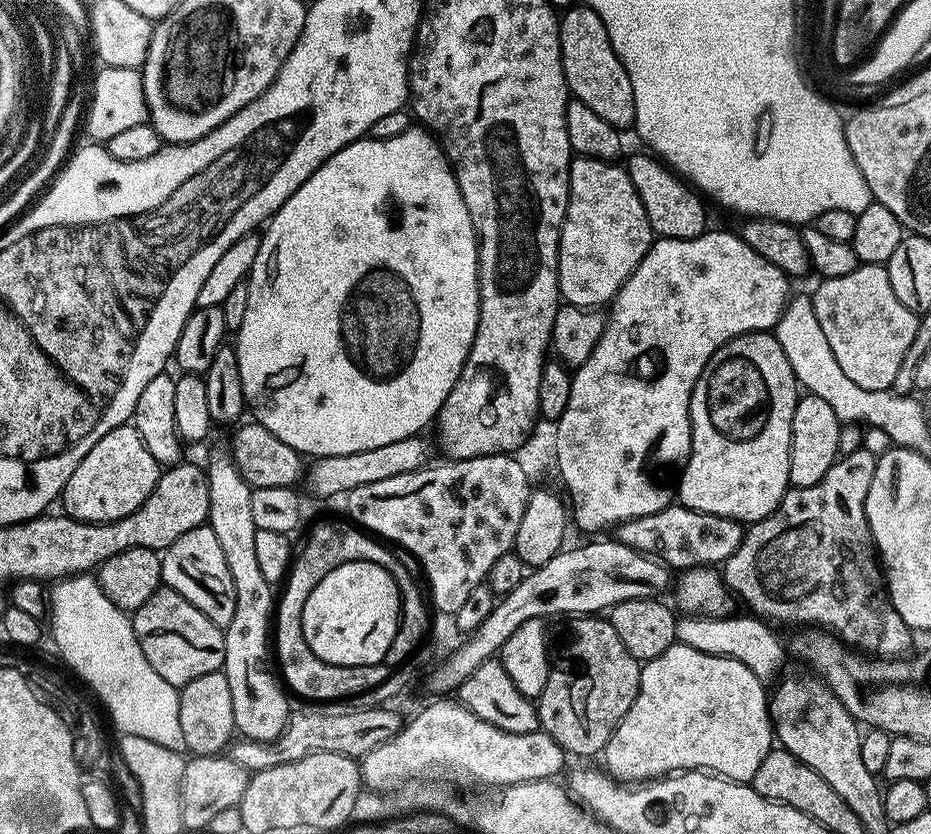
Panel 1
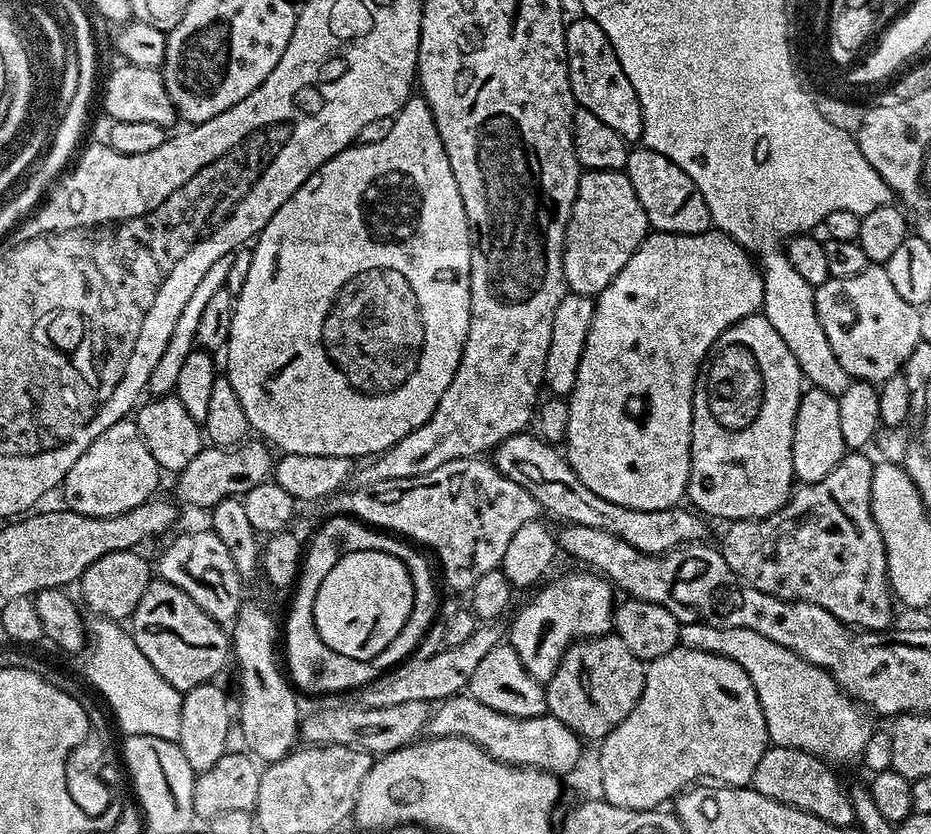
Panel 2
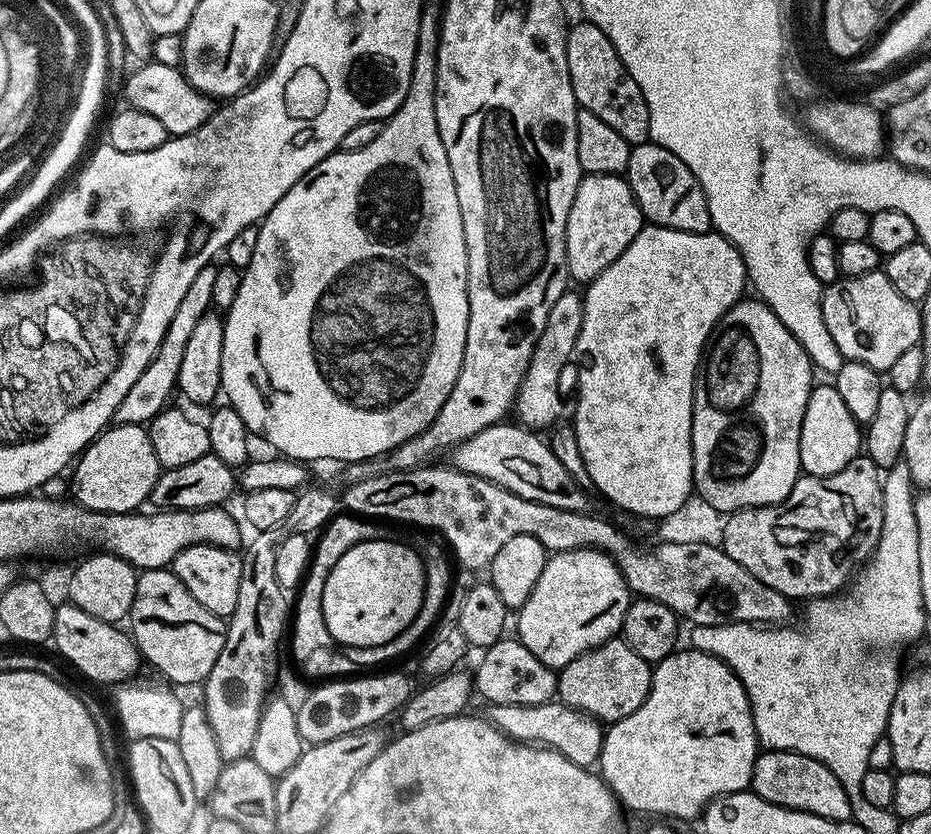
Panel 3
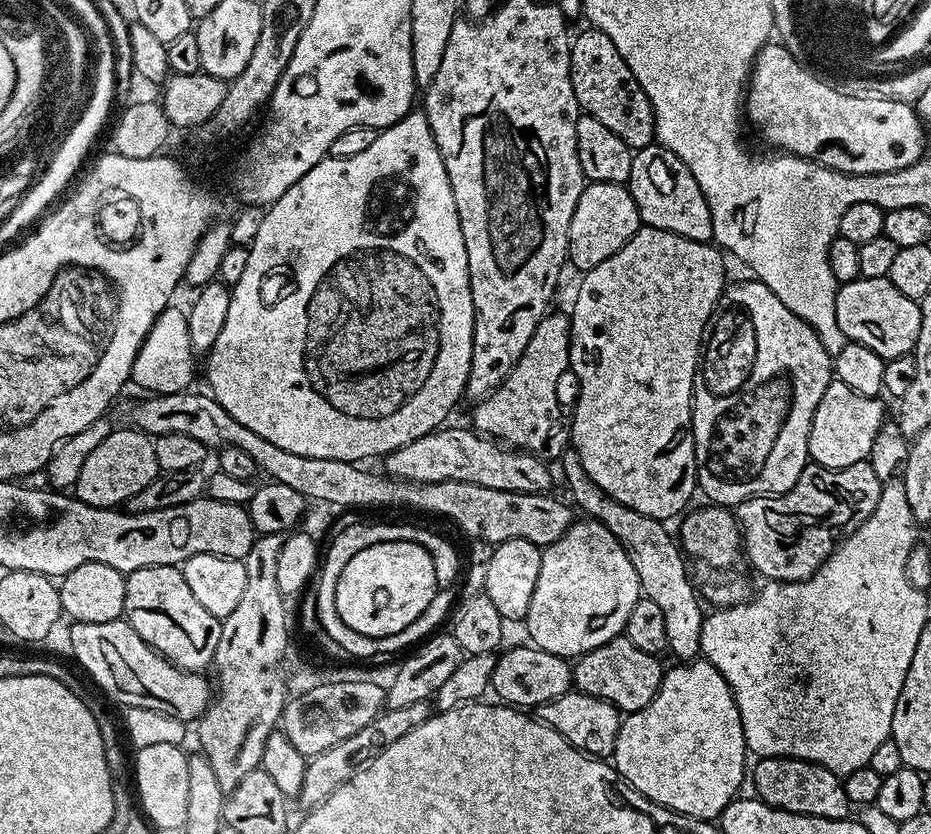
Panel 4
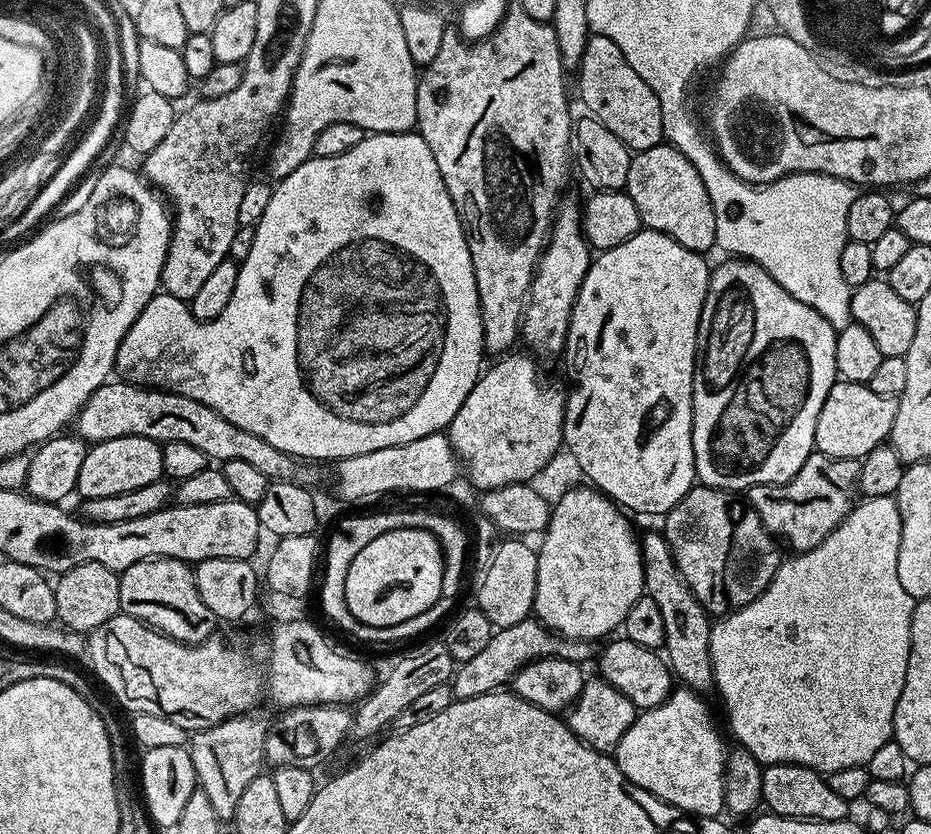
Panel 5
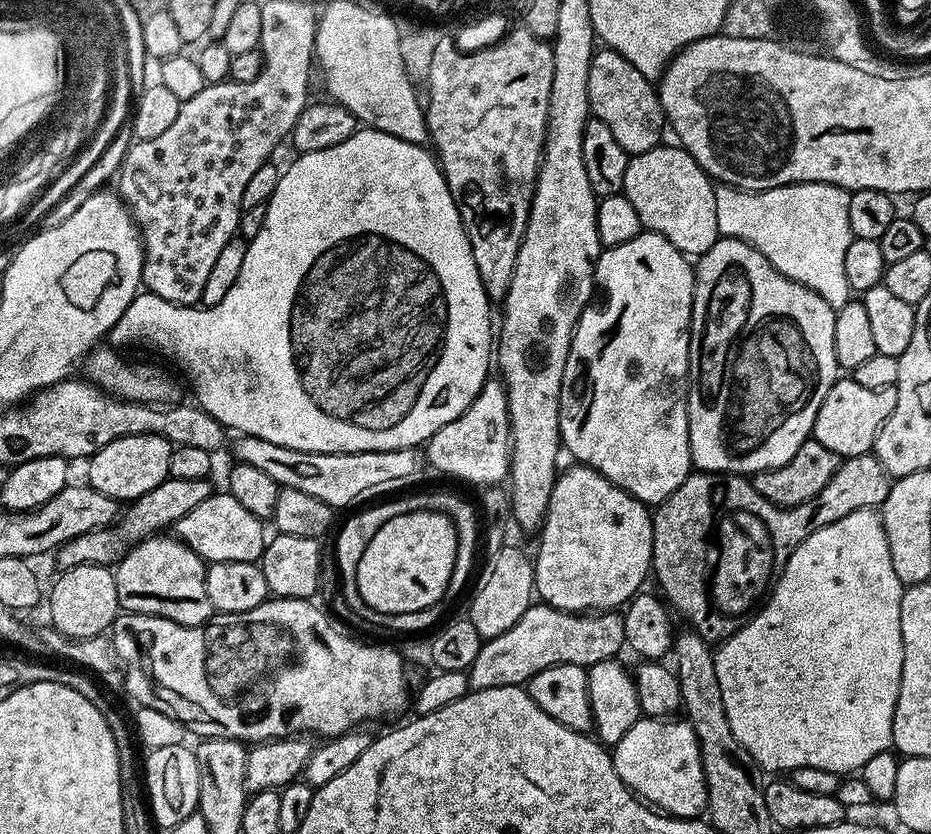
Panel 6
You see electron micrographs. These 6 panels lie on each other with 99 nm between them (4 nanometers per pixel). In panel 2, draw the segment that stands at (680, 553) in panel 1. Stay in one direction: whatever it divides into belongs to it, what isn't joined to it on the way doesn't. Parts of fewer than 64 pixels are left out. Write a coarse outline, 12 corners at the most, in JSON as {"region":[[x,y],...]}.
{"region":[[539,435],[494,449],[510,482],[565,525],[606,530],[647,556],[705,539],[684,506],[606,502]]}

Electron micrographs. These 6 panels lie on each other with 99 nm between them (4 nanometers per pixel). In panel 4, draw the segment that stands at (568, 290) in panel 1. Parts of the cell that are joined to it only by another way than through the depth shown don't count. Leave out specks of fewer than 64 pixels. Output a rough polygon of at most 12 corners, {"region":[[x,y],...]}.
{"region":[[585,183],[568,231],[581,273],[642,227],[622,184]]}

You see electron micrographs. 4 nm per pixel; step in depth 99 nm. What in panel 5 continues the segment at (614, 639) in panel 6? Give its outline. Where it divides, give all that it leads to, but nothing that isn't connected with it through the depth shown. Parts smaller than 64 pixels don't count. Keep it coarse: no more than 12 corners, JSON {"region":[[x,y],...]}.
{"region":[[535,618],[493,631],[450,681],[455,699],[511,685],[535,660],[593,659]]}

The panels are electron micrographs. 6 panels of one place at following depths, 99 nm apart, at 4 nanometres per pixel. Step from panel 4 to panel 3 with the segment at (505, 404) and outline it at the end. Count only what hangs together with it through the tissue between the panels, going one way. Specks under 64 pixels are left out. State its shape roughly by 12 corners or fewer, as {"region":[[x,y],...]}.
{"region":[[584,298],[554,302],[514,405],[523,427],[551,429],[569,415],[560,393],[576,356]]}

